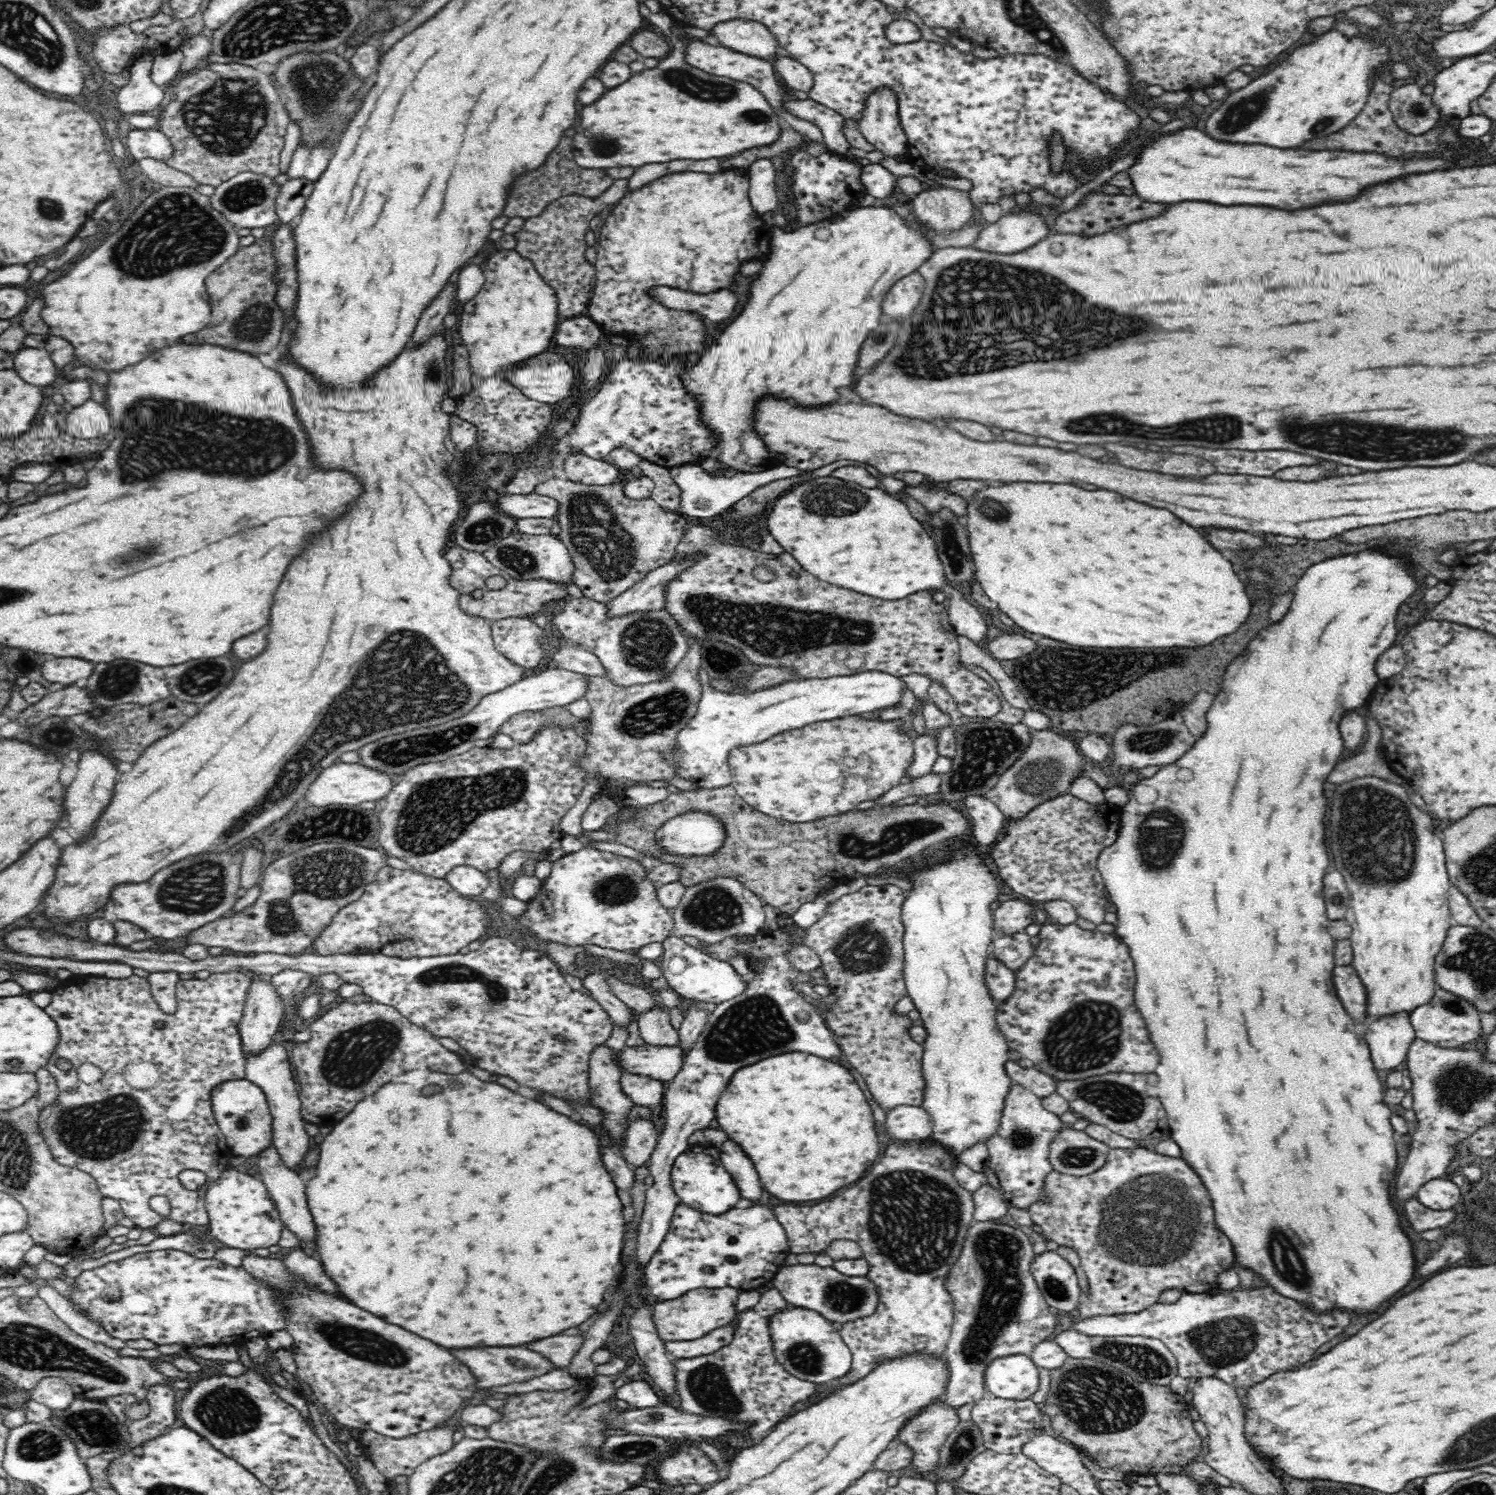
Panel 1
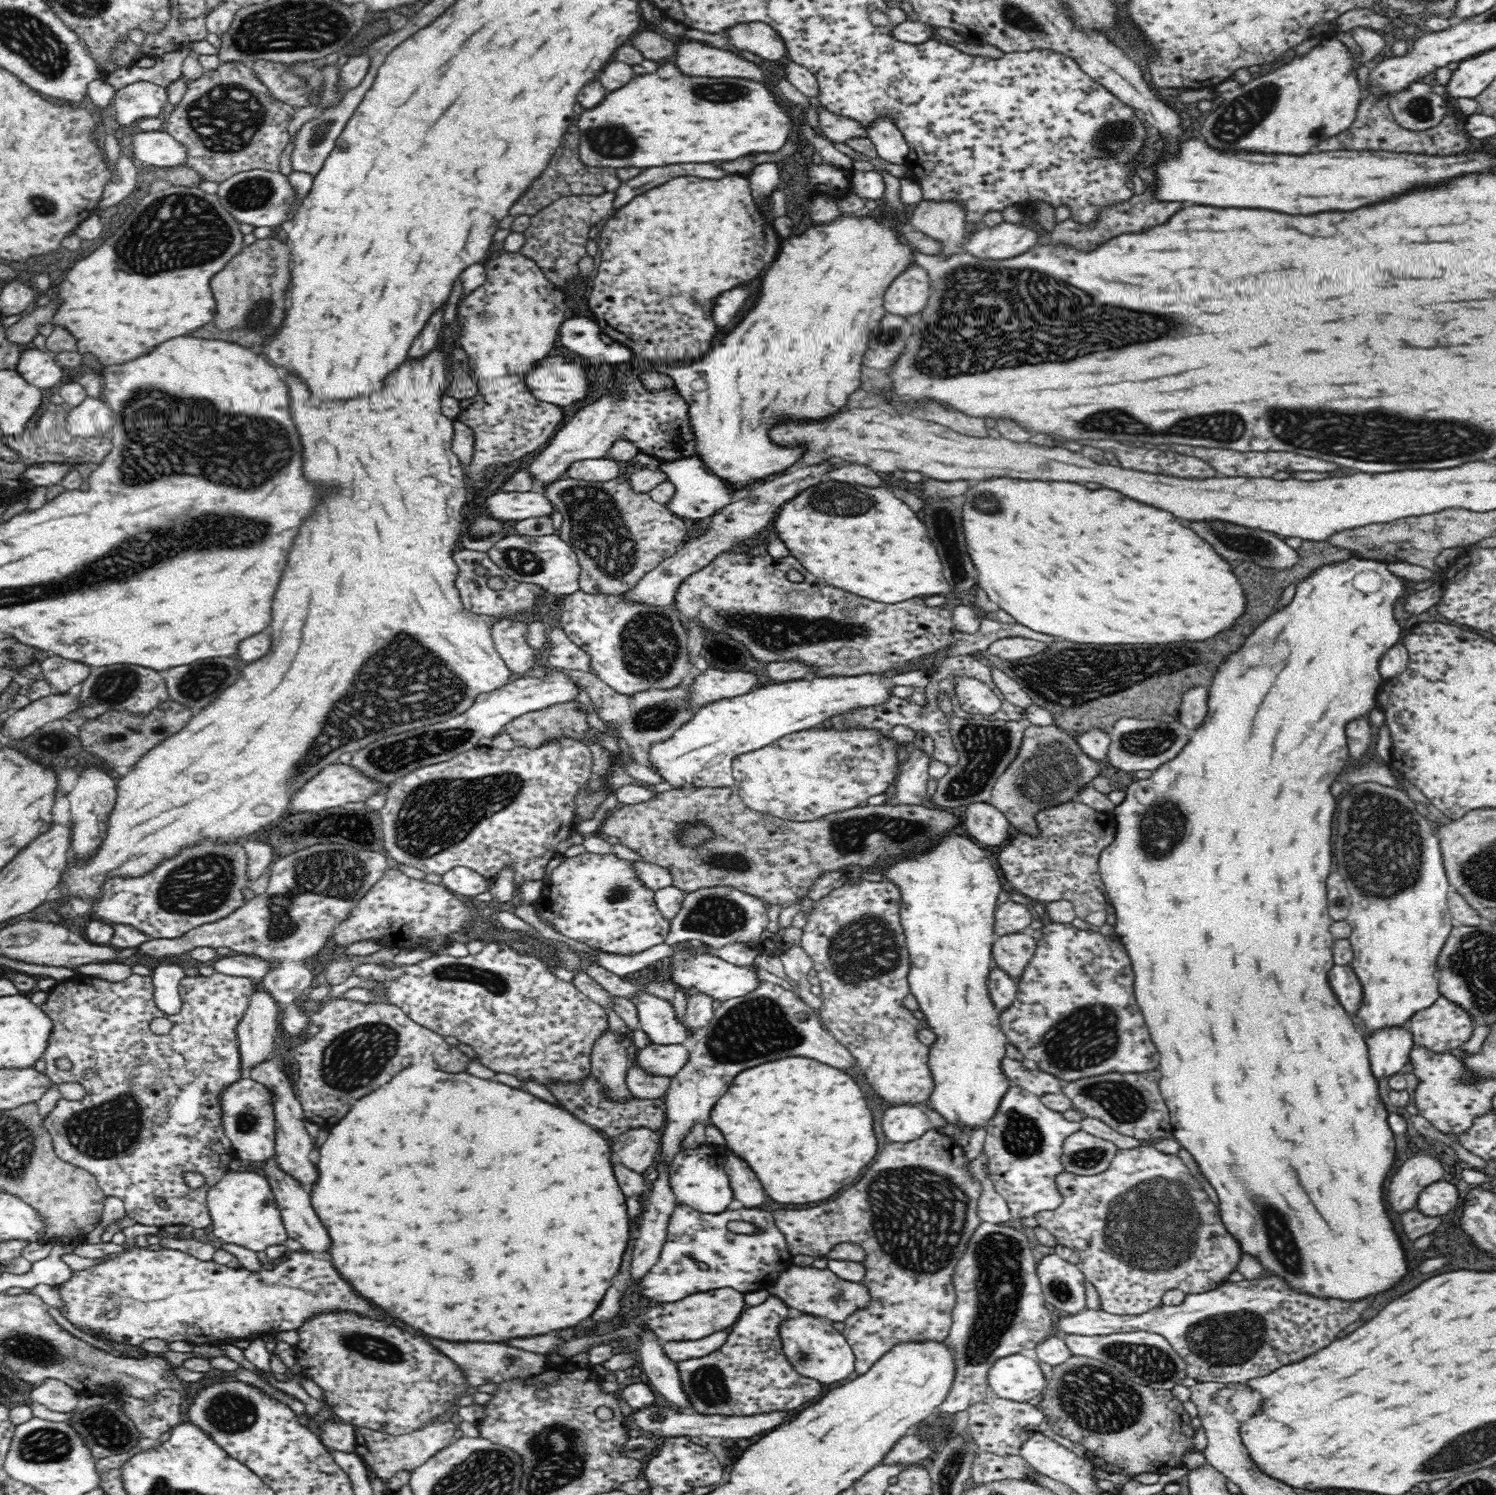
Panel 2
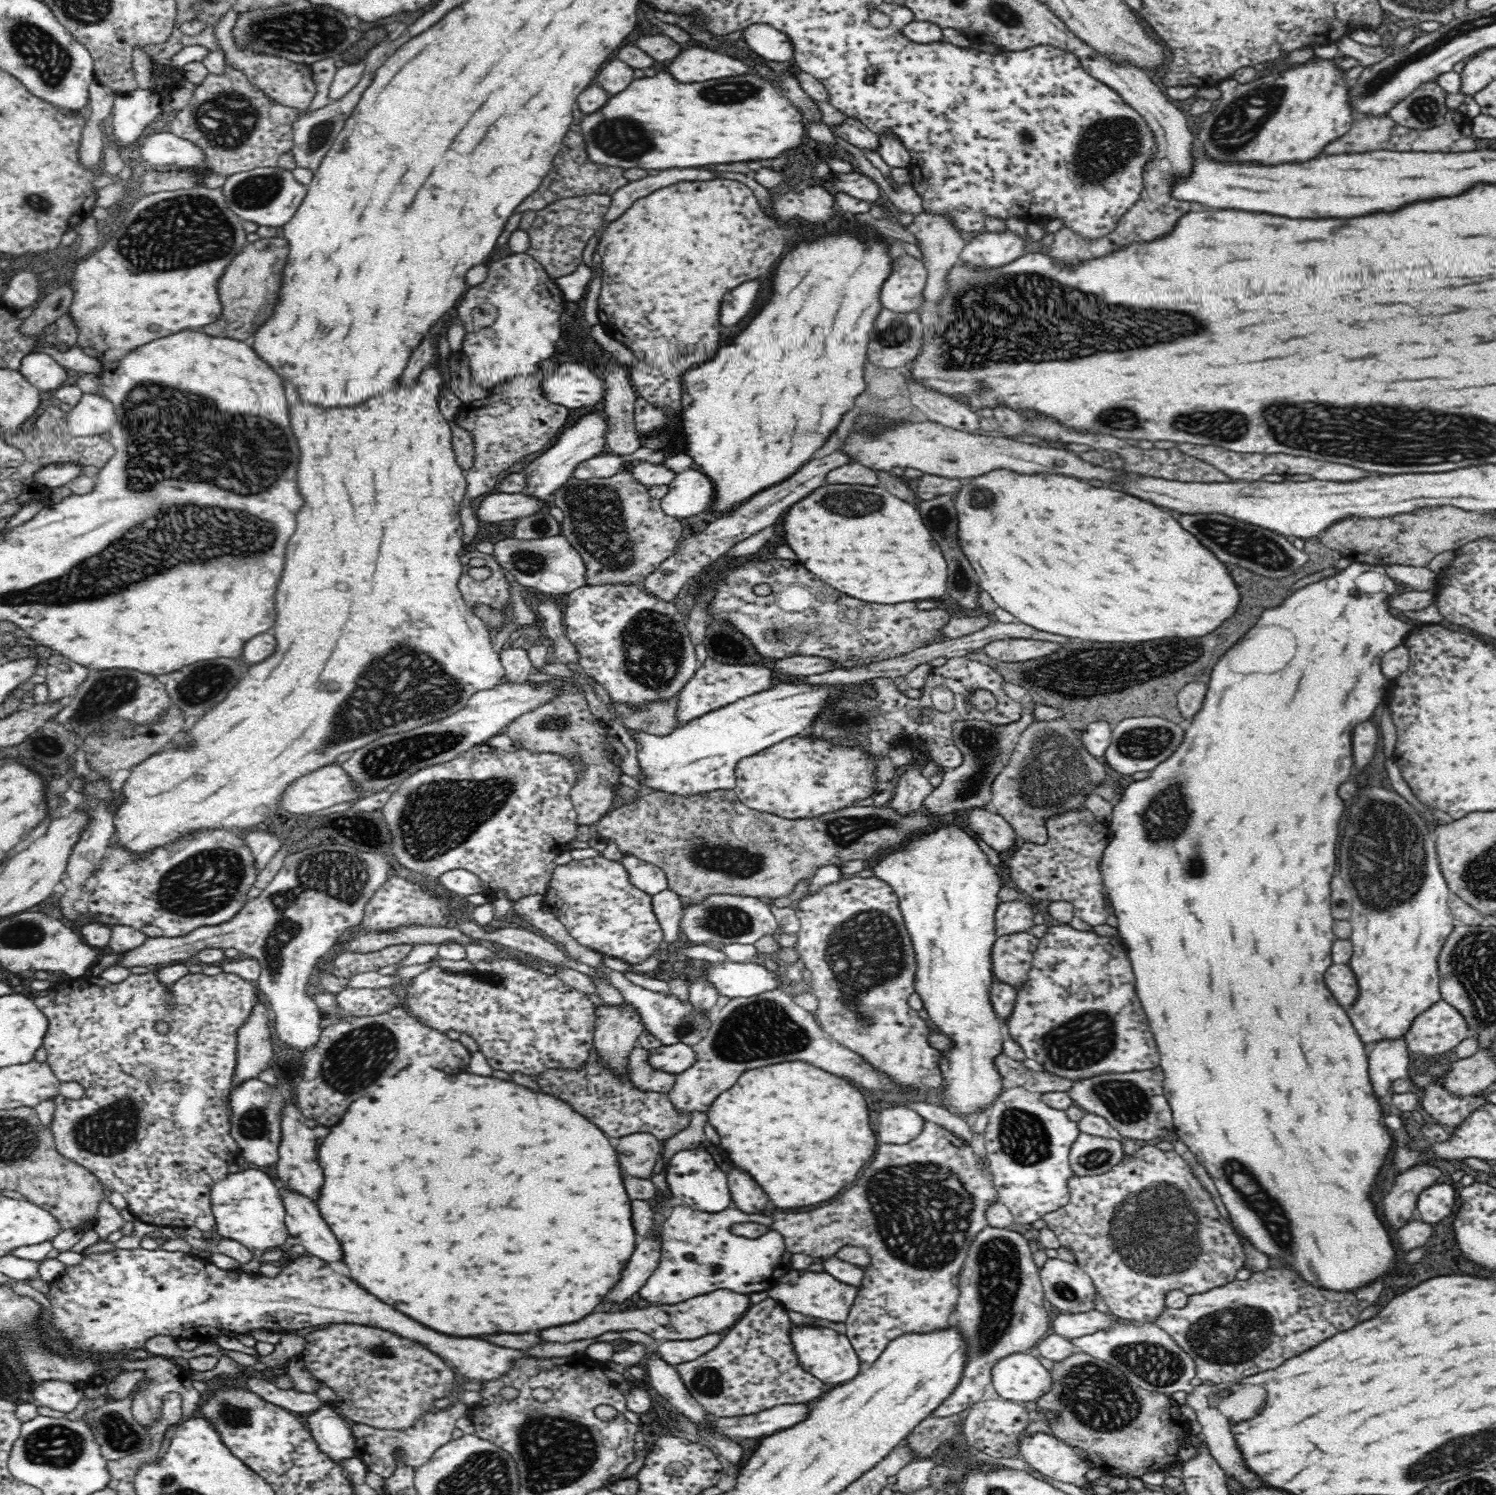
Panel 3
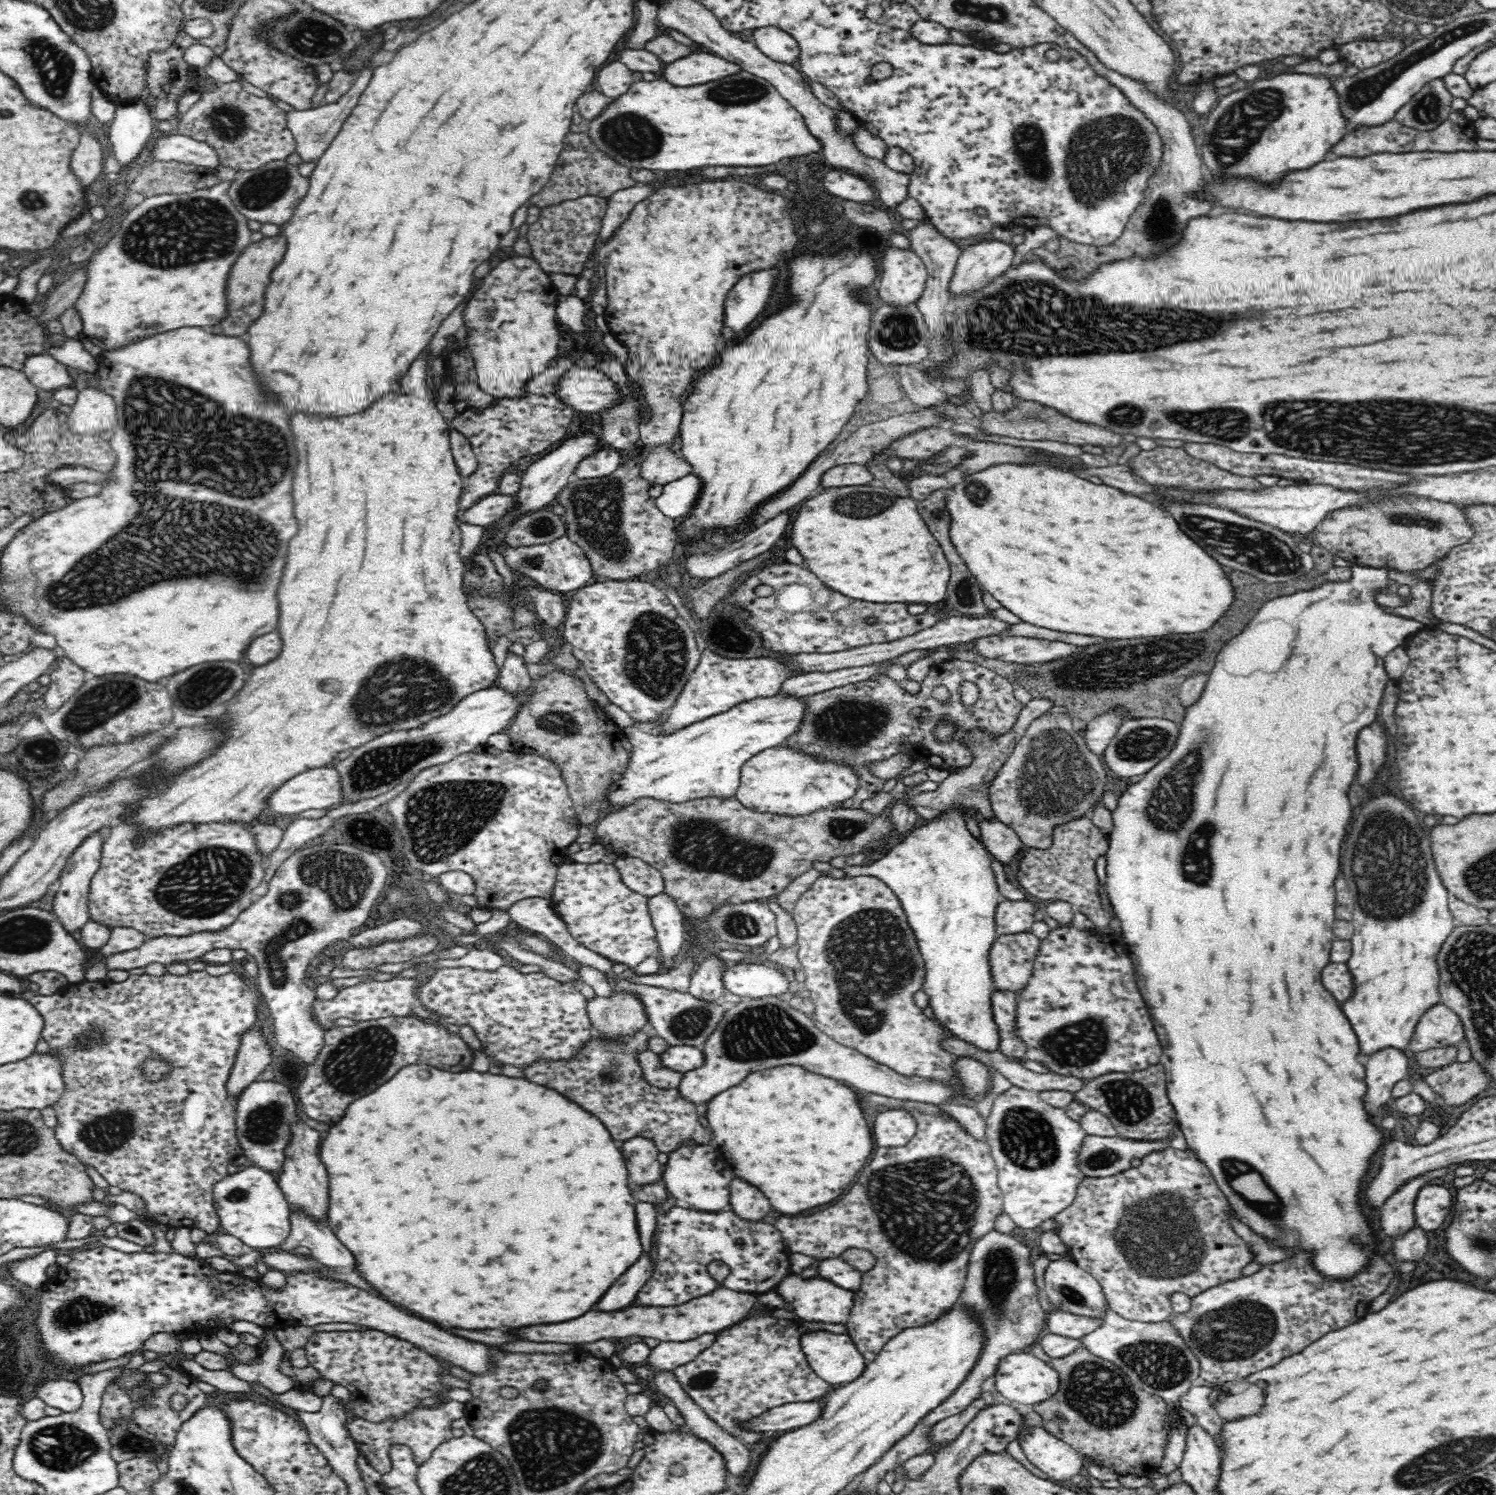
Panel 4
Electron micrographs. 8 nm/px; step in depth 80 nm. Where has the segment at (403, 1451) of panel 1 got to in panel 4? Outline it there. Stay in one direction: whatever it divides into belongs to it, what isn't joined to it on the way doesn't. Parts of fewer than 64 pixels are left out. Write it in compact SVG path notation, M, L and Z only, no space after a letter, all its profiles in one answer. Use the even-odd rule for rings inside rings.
M446 1399L436 1407L420 1407L412 1413L404 1415L401 1419L390 1419L381 1423L366 1421L361 1418L349 1418L347 1423L351 1437L355 1440L358 1454L362 1455L376 1471L388 1474L393 1467L389 1457L390 1447L404 1445L410 1447L412 1459L417 1465L425 1463L434 1450L443 1442L448 1442L452 1437L452 1421L465 1416L465 1404Z

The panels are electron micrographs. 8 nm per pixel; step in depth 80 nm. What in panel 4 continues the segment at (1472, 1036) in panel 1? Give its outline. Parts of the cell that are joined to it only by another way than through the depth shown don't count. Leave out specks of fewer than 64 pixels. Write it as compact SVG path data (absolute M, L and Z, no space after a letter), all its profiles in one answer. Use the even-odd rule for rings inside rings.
M1440 1002L1422 1014L1407 1047L1417 1053L1456 1046L1464 1038L1462 1019L1449 1006Z

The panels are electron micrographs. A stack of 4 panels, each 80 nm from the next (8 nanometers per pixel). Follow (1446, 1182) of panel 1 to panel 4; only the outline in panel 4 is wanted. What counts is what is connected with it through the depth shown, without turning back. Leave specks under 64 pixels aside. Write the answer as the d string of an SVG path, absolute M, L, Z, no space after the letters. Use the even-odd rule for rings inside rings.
M1428 1184L1418 1192L1414 1203L1416 1225L1426 1232L1439 1228L1451 1215L1452 1194L1442 1185Z

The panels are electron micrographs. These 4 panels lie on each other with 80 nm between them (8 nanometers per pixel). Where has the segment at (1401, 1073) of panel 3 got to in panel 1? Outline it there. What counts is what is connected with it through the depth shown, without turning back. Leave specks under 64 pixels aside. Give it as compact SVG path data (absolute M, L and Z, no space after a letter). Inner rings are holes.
M1394 1012L1378 1016L1363 1035L1378 1070L1396 1069L1398 1064L1406 1060L1408 1048L1416 1037L1409 1014Z

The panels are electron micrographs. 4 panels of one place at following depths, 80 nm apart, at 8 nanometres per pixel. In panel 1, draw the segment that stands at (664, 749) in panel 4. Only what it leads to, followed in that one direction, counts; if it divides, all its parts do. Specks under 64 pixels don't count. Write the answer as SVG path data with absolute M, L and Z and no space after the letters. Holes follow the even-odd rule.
M702 669L700 683L703 693L698 703L697 714L678 732L679 755L675 756L675 762L679 762L679 778L696 782L700 789L731 785L726 756L734 746L762 742L778 732L802 728L806 724L853 715L861 716L866 712L895 707L900 703L904 690L908 689L902 678L882 670L865 670L859 674L831 678L797 679L748 694L726 693L714 689Z

